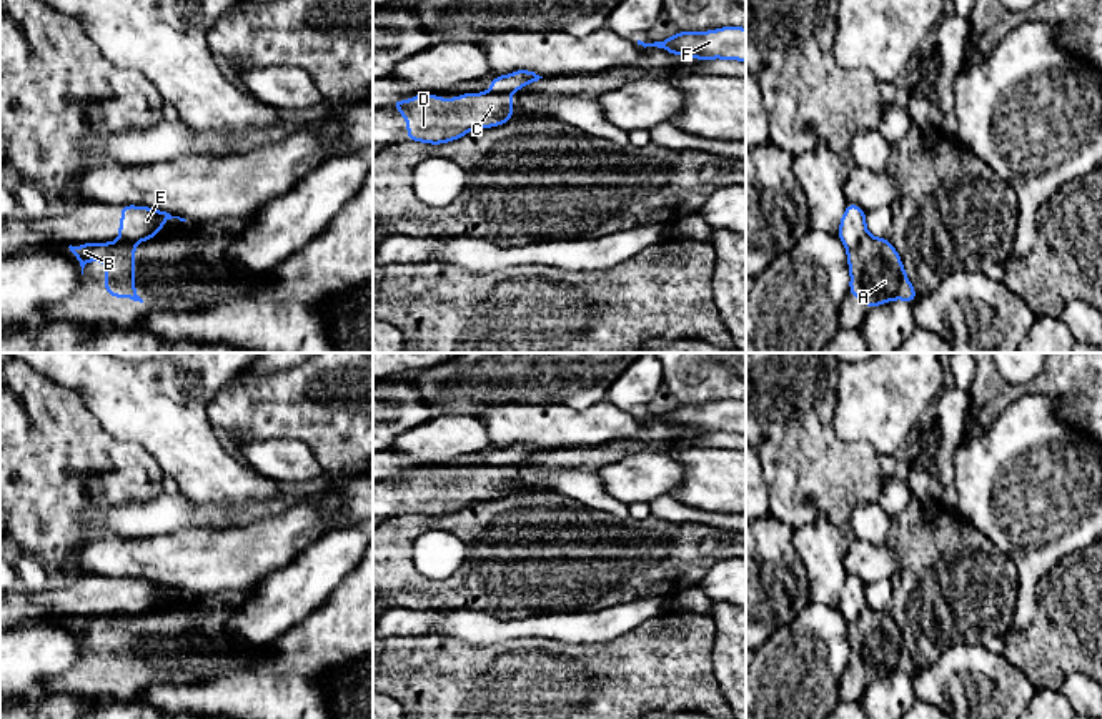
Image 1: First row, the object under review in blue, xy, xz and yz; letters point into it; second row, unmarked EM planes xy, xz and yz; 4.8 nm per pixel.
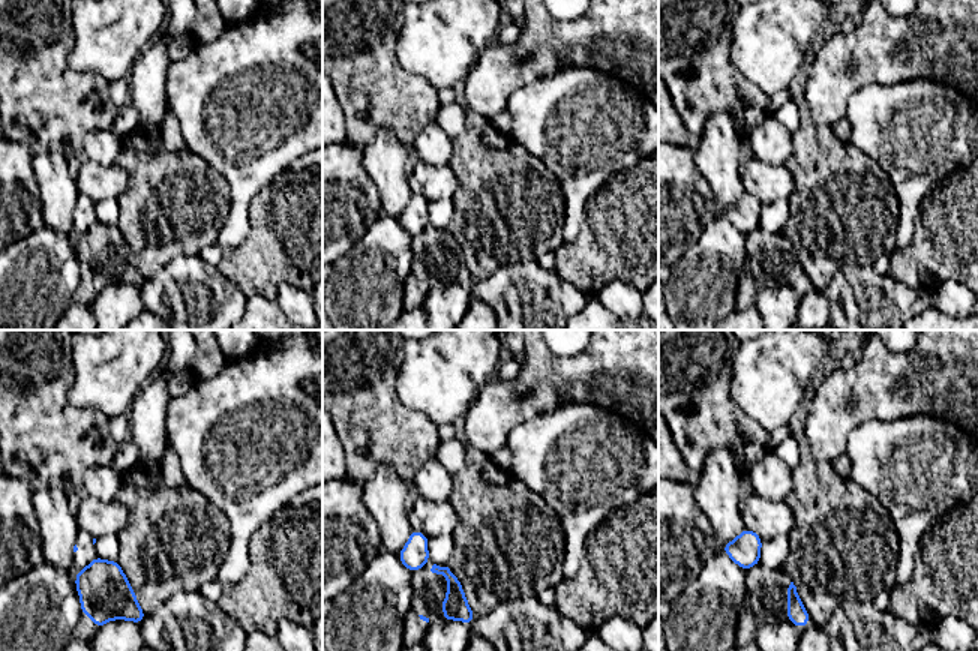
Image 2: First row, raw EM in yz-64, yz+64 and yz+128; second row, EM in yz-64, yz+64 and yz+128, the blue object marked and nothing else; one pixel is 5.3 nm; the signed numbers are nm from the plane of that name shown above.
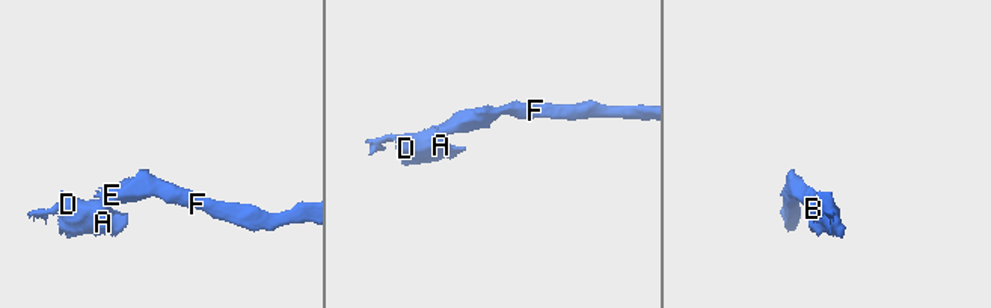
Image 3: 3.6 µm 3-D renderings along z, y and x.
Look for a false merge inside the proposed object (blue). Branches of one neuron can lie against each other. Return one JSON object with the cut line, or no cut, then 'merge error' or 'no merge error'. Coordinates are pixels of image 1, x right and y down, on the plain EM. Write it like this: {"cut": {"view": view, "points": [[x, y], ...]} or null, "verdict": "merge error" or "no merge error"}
{"cut": {"view": "yz", "points": [[866, 604], [848, 623]]}, "verdict": "merge error"}

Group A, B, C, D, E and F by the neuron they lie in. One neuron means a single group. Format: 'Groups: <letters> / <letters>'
Groups: A B C D / E F

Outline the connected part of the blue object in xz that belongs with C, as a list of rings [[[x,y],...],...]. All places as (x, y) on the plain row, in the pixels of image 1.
[[[419,466],[405,476],[395,469],[391,478],[408,494],[410,514],[439,518],[454,514],[471,503],[491,501],[513,493],[514,474],[508,466],[461,466],[458,471],[436,471]]]

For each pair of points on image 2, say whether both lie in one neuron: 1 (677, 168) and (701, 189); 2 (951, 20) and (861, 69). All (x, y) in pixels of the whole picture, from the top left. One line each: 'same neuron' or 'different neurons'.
1: same neuron
2: same neuron

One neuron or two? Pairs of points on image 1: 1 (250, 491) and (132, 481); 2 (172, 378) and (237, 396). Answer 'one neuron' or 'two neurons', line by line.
1: two neurons
2: two neurons

